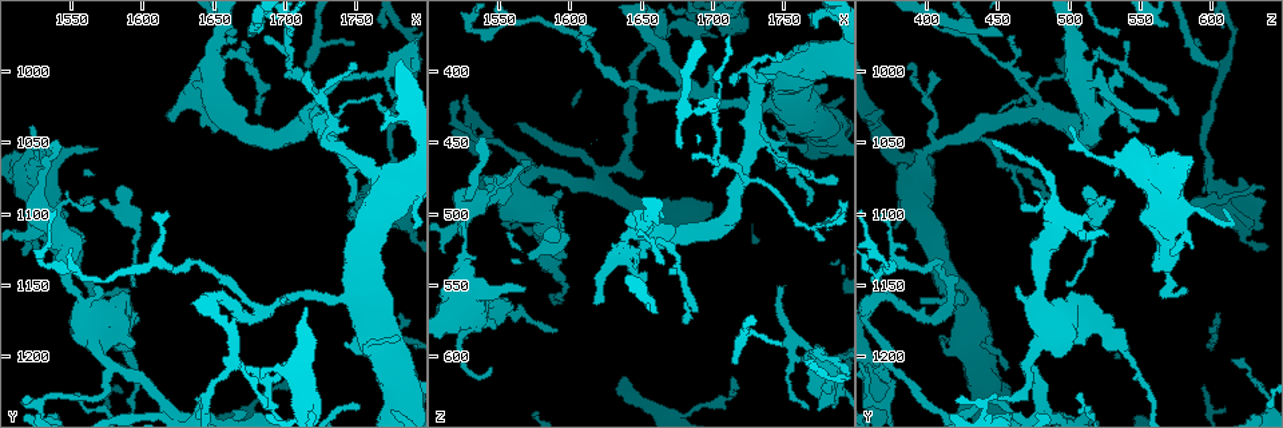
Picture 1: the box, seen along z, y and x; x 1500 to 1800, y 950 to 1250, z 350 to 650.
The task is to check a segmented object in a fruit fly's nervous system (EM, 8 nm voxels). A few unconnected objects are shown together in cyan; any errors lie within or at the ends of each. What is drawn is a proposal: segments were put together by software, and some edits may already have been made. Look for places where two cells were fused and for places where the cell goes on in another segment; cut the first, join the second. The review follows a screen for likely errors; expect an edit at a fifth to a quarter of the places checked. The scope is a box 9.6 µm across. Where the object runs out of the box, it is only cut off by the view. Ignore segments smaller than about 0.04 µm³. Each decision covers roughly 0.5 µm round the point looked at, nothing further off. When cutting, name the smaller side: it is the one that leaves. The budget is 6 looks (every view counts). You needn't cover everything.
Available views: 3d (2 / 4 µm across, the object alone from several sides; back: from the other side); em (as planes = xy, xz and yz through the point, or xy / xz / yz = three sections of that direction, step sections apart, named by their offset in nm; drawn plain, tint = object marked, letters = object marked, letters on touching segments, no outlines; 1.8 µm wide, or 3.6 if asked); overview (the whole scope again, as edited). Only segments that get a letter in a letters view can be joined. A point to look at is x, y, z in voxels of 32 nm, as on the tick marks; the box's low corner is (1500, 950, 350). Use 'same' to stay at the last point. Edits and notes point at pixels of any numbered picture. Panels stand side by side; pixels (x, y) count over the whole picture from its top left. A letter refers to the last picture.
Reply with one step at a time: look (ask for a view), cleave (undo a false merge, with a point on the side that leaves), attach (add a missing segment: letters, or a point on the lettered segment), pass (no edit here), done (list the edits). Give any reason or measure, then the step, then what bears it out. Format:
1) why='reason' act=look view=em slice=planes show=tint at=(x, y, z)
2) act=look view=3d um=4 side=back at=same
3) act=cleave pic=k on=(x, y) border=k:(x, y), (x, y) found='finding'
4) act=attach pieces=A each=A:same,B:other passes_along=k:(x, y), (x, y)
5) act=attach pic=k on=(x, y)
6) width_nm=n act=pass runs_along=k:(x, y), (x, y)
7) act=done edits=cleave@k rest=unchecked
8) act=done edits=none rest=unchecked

why='tapers out' act=look view=3d um=2 side=back at=(1648, 1042, 550)

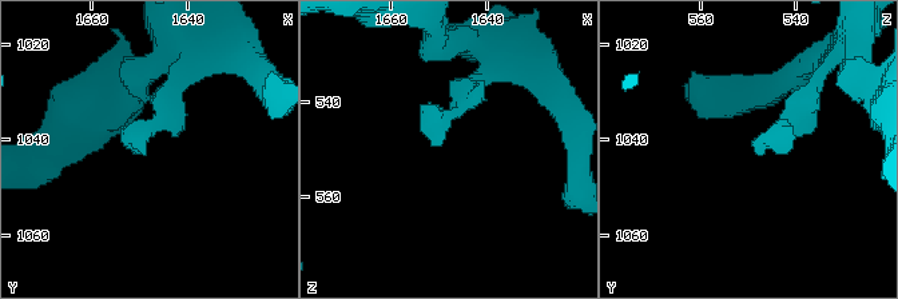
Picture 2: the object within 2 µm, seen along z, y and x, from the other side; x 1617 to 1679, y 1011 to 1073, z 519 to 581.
act=look view=em slice=yz step=4 show=tint at=(1649, 1043, 549)

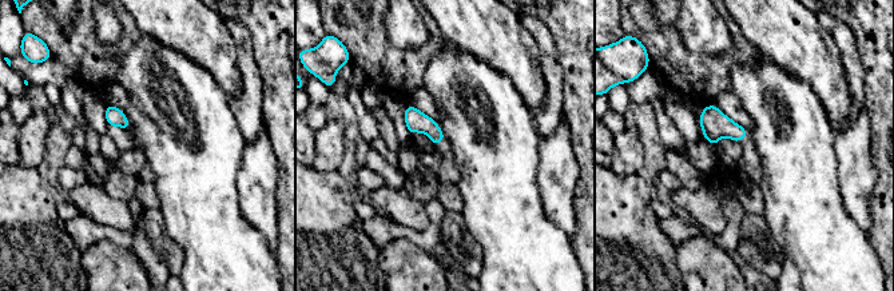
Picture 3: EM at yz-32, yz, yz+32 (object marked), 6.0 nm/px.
act=look view=em slice=planes show=letters at=same

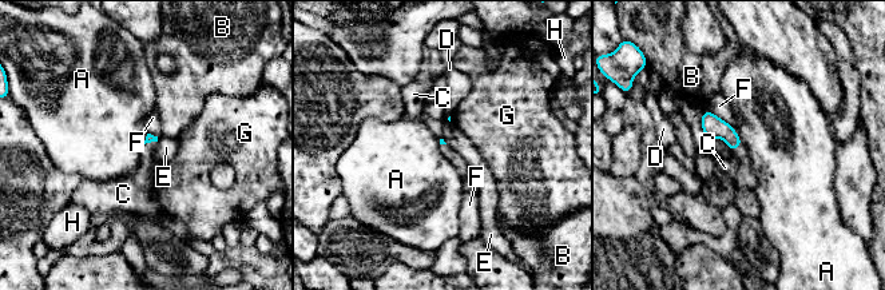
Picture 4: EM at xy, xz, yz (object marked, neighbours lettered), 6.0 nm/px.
act=pass each=A:other,B:other,C:other,D:other,E:other,F:other,G:other,H:other border=4:(730, 124), (742, 144) found='no lettered segment goes on from it'

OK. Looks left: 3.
why='branch stops here' act=look view=3d um=4 at=(1590, 1152, 582)

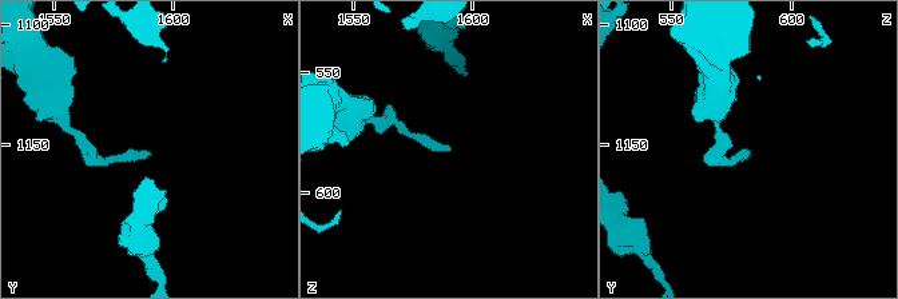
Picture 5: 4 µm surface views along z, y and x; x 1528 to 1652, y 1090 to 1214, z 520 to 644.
why='now the EM' act=look view=em slice=yz step=16 show=letters at=(1592, 1153, 581)

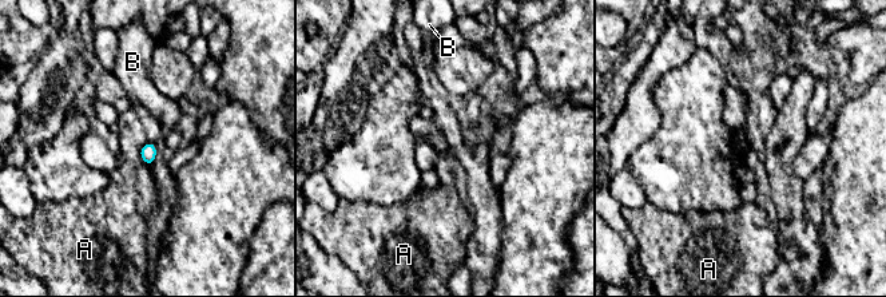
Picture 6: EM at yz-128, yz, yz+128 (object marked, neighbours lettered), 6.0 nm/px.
why='another direction' act=look view=em slice=planes show=letters at=same

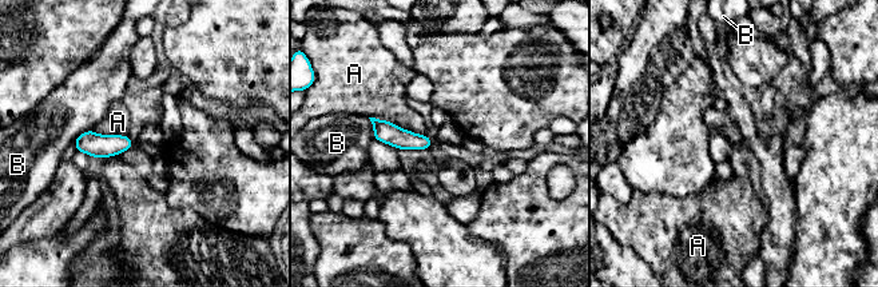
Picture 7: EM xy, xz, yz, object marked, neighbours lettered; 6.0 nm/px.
width_nm=100 act=pass each=A:other,B:other border=7:(369, 116), (426, 134) found='no lettered segment goes on from it'

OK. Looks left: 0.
act=done edits=none rest=unchecked

